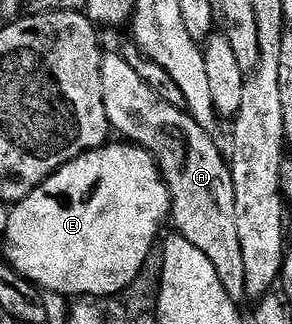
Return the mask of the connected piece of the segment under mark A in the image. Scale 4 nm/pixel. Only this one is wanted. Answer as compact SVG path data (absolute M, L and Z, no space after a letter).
M121 54L101 57L101 93L103 94L103 106L107 110L110 129L117 132L118 137L132 142L148 150L157 162L157 168L161 171L161 177L169 188L169 206L171 209L171 224L191 246L199 246L211 266L215 266L215 274L219 274L219 282L223 282L223 290L234 302L246 299L245 283L243 282L243 250L239 246L239 229L235 227L235 186L231 182L229 173L229 160L217 149L214 137L188 111L181 111L175 106L168 105L160 100L159 95L151 90L143 78L128 65Z

